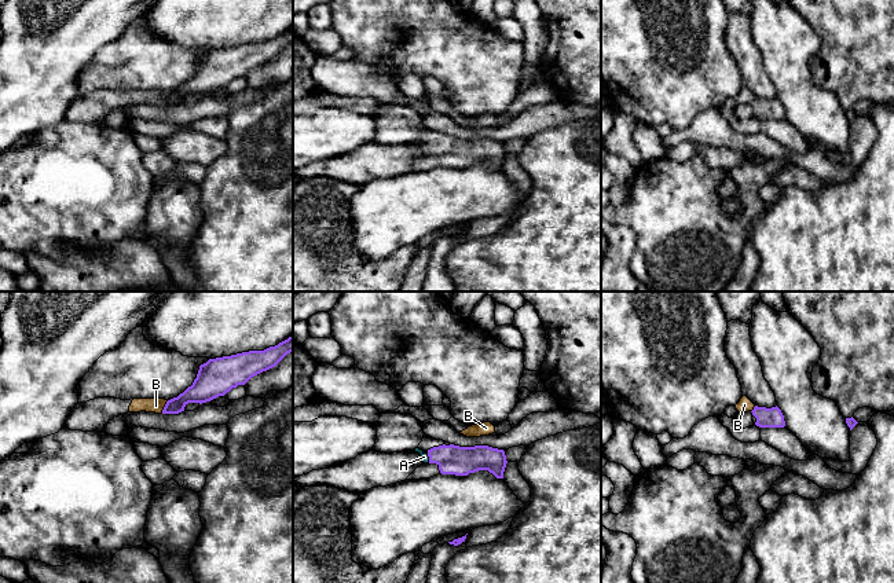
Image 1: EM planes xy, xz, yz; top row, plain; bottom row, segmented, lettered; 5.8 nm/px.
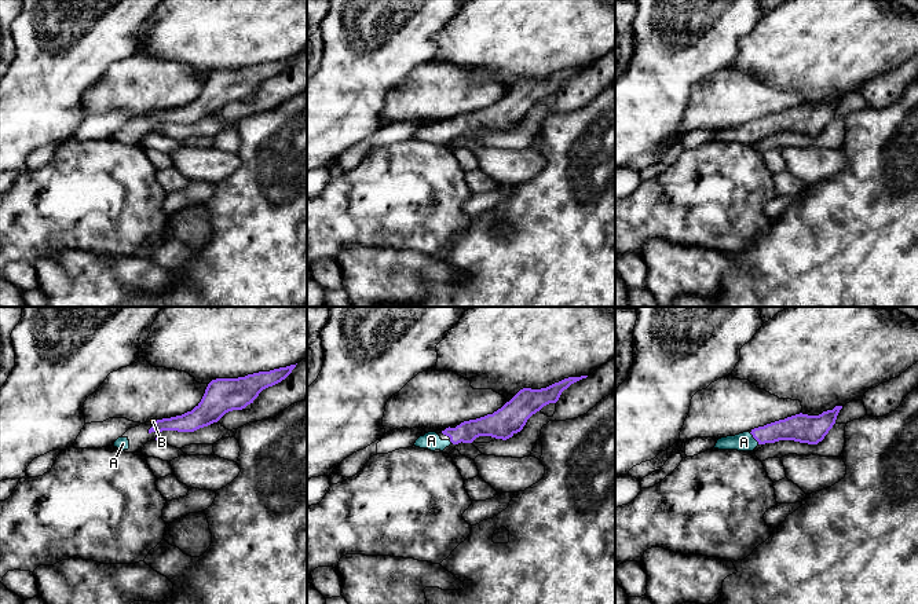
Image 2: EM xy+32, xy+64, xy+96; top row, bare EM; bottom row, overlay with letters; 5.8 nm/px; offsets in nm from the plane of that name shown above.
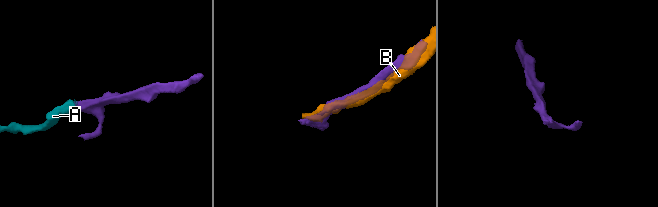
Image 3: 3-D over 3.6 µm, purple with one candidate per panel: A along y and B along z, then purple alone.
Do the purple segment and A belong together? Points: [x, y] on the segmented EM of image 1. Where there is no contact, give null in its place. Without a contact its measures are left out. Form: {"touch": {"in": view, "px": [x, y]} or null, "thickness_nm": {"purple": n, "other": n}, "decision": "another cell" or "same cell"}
{"touch": {"in": "xz", "px": [429, 458]}, "thickness_nm": {"purple": 180, "other": 50}, "decision": "same cell"}

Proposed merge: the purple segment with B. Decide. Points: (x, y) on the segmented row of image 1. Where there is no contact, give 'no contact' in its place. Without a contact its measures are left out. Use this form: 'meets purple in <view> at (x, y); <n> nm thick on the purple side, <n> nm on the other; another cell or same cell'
meets purple in xy at (165, 406); 150 nm thick on the purple side, 80 nm on the other; another cell

